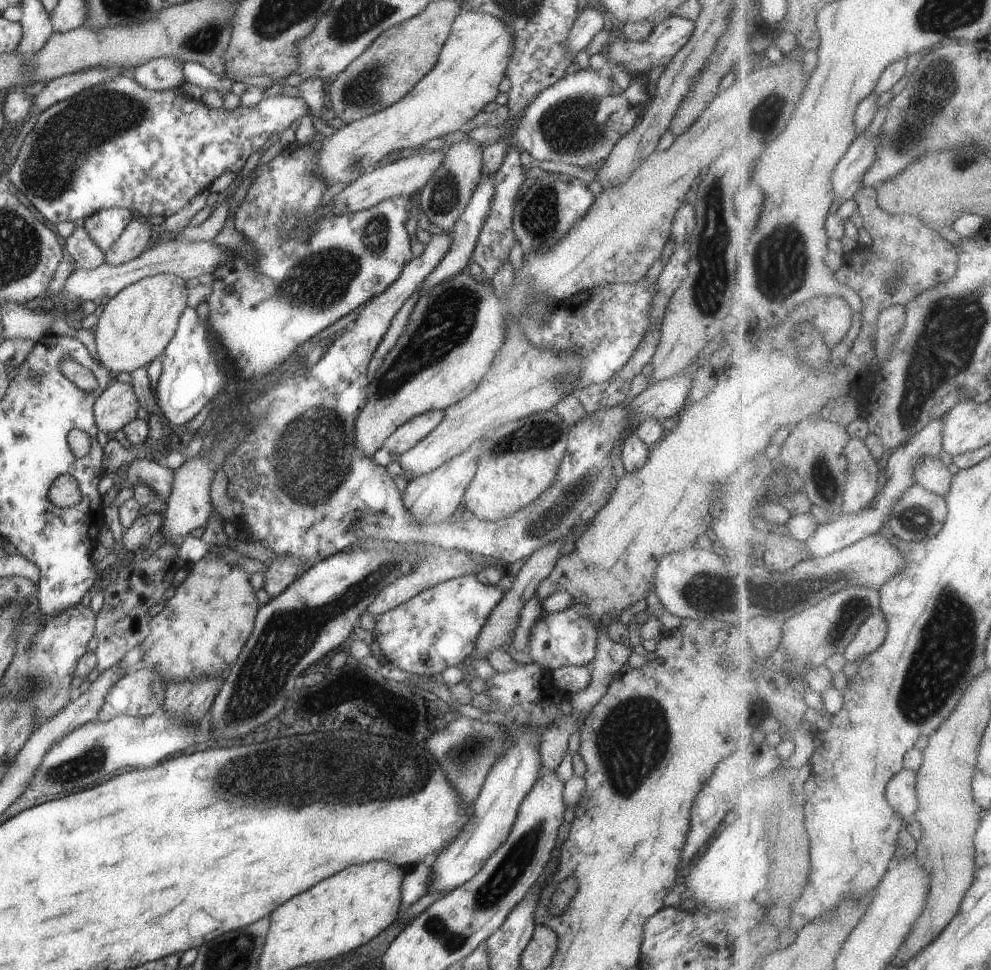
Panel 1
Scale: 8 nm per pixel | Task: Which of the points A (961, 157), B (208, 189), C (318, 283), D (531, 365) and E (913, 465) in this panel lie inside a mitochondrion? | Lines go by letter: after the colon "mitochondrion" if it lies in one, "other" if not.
A: mitochondrion
B: other
C: mitochondrion
D: other
E: other

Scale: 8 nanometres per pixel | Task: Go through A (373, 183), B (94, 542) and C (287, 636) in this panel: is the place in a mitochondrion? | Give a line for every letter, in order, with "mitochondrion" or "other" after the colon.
A: other
B: other
C: mitochondrion

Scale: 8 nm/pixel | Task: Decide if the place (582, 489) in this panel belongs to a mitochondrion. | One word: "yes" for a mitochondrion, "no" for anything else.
yes

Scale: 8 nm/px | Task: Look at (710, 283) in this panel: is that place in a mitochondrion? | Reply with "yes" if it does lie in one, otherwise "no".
yes

